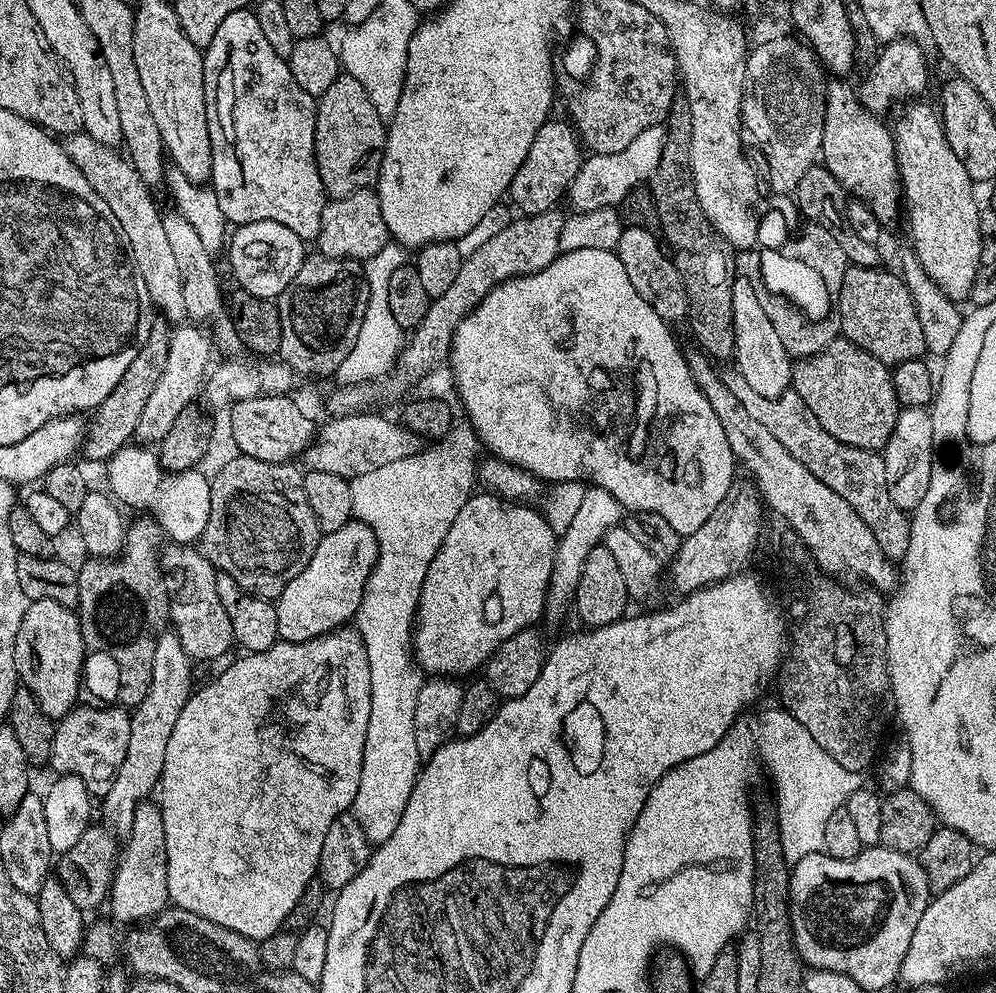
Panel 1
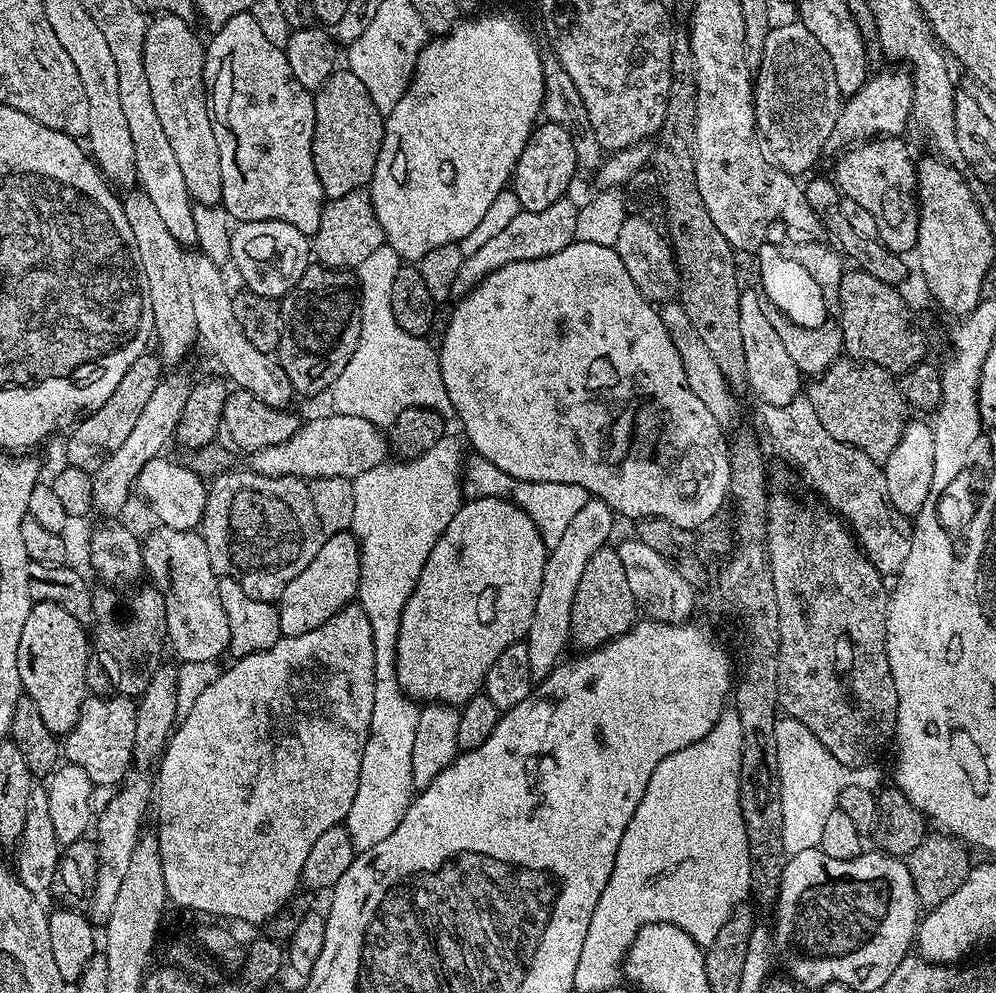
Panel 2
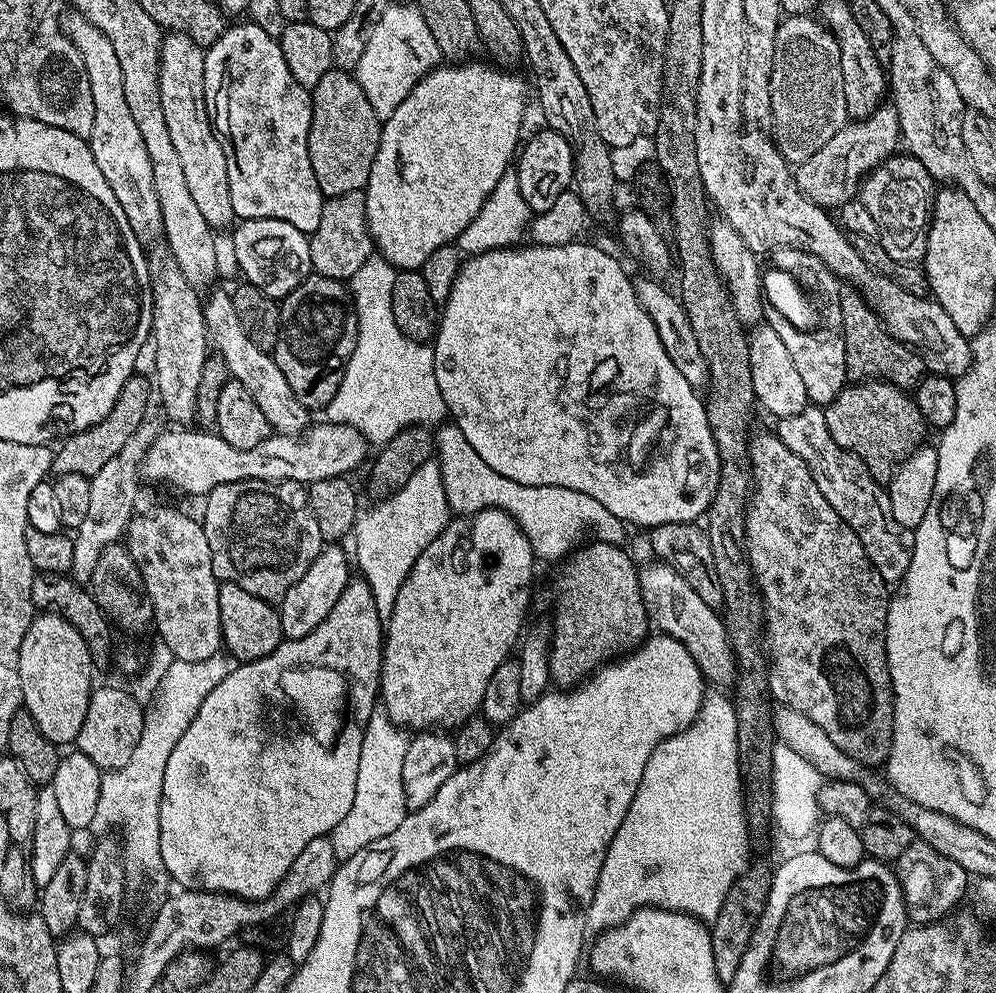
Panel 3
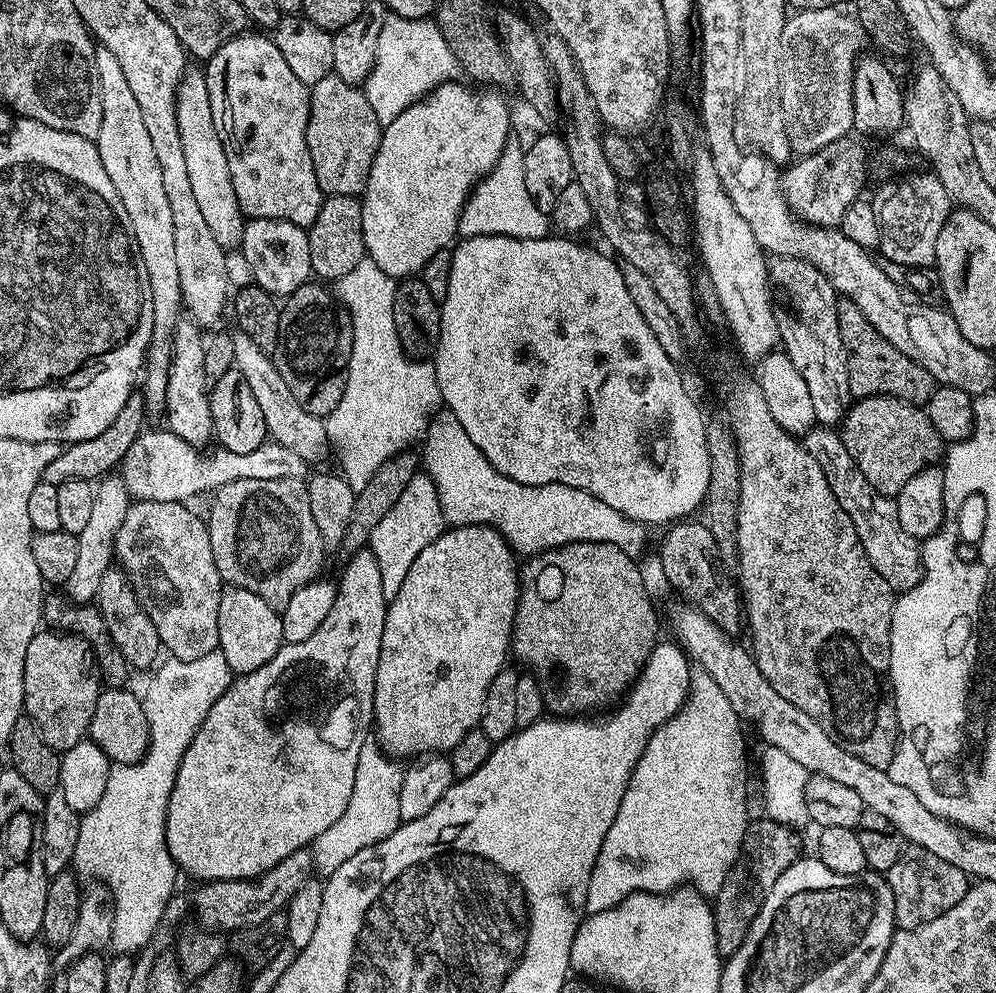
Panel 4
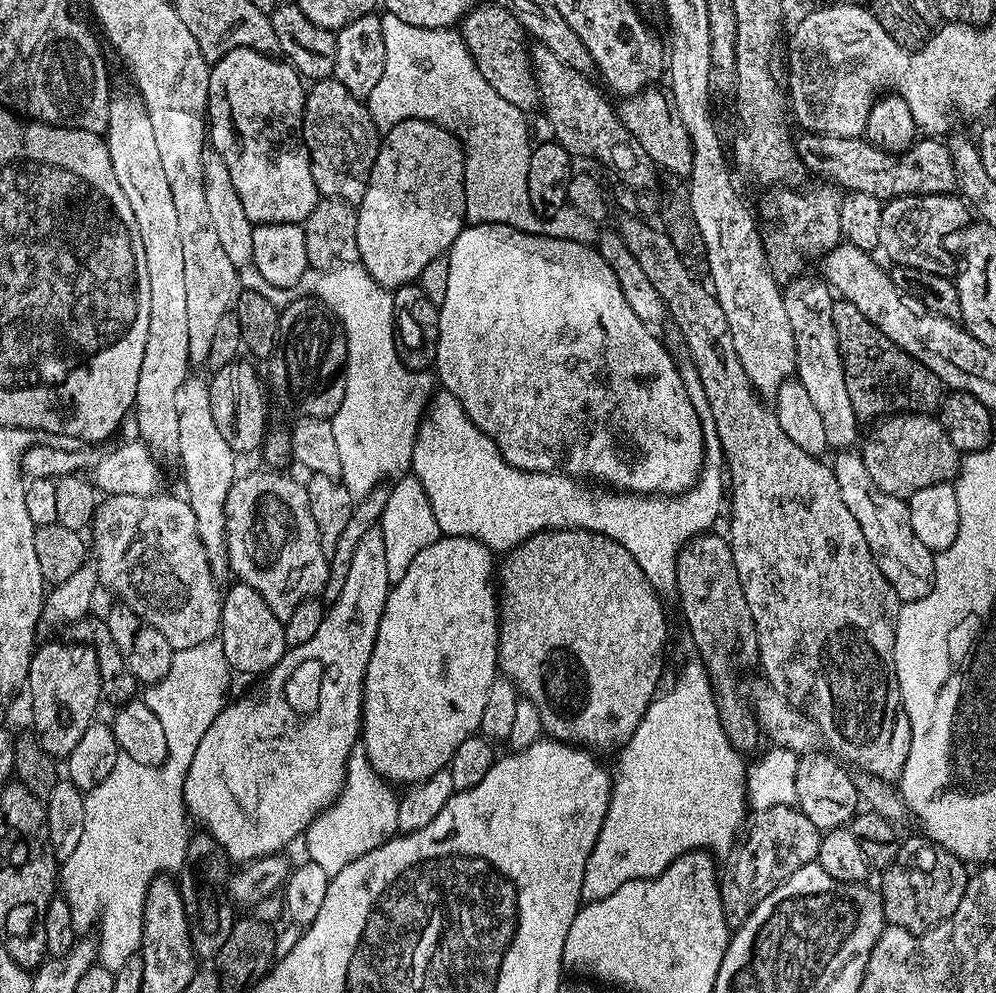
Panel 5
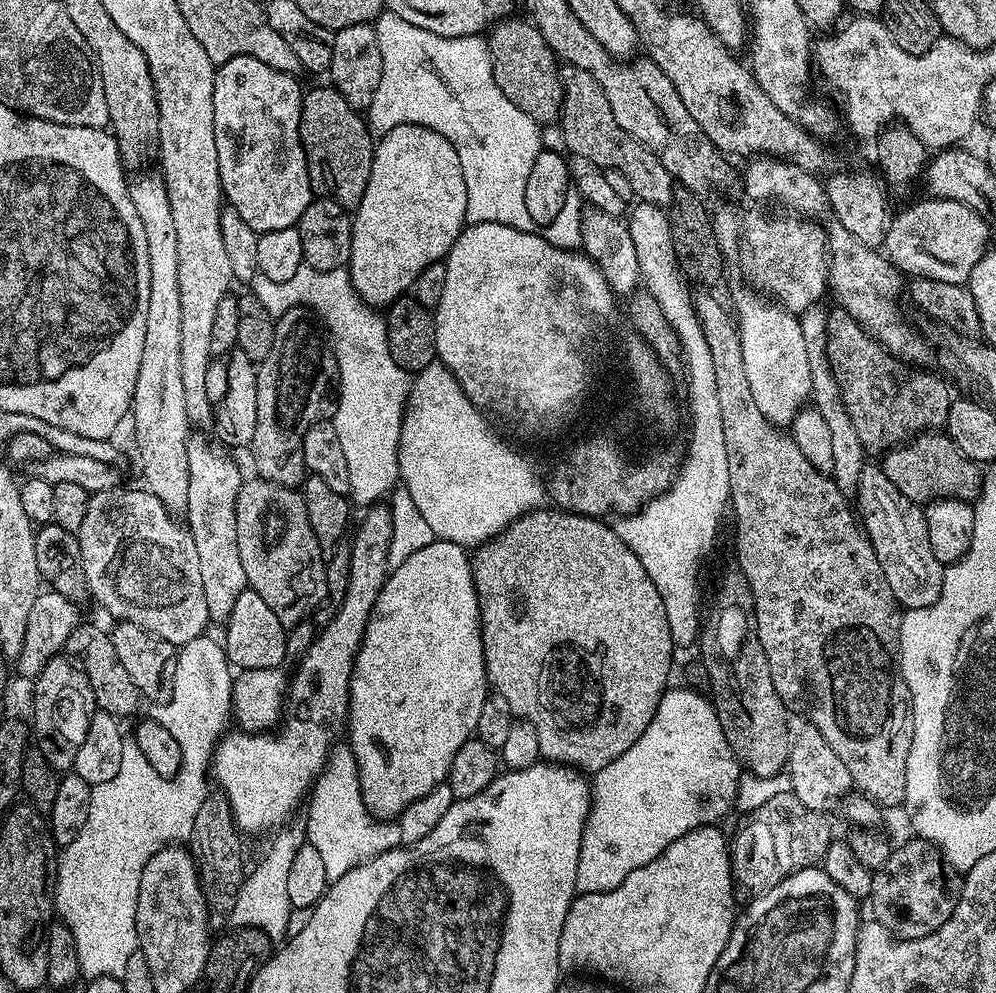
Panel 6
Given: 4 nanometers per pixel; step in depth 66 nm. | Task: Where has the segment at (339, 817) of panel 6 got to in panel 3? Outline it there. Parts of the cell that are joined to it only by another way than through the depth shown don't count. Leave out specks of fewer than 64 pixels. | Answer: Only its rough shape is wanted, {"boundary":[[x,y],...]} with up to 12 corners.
{"boundary":[[373,712],[350,814],[330,839],[337,861],[398,830],[409,810],[410,736]]}

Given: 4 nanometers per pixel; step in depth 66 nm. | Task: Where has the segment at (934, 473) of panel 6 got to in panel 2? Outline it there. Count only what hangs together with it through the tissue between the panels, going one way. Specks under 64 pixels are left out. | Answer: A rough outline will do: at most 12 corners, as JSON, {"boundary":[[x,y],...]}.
{"boundary":[[840,358],[806,395],[830,438],[883,462],[910,409],[882,366]]}

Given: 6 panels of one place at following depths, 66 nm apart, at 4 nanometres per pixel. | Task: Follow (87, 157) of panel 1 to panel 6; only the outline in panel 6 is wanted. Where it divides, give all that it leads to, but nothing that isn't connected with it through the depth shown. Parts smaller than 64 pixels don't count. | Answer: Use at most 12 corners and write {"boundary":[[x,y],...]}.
{"boundary":[[188,442],[186,527],[208,619],[248,587],[238,558],[242,475],[215,443]]}

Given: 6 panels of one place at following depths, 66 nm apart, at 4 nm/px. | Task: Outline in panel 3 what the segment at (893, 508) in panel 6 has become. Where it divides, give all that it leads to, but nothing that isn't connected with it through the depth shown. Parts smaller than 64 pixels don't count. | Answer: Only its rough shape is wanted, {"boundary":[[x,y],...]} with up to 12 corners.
{"boundary":[[824,408],[781,419],[826,502],[885,582],[912,554],[888,489],[838,446]]}

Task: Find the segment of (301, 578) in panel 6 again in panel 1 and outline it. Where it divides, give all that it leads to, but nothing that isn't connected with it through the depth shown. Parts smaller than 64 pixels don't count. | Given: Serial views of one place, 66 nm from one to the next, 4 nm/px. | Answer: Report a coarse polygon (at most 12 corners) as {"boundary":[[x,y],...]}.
{"boundary":[[295,463],[211,477],[202,551],[275,601],[322,533]]}

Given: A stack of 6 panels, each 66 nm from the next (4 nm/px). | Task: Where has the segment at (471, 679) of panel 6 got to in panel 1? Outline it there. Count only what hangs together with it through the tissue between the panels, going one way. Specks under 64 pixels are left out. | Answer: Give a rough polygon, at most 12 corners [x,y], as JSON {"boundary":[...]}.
{"boundary":[[469,496],[422,582],[412,651],[483,669],[539,625],[557,533]]}

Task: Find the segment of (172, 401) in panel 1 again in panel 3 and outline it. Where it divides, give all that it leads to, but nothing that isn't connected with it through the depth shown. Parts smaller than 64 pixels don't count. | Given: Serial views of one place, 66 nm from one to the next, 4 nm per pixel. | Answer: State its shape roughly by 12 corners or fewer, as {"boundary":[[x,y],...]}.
{"boundary":[[146,418],[90,477],[72,579],[87,585],[127,533],[158,427]]}

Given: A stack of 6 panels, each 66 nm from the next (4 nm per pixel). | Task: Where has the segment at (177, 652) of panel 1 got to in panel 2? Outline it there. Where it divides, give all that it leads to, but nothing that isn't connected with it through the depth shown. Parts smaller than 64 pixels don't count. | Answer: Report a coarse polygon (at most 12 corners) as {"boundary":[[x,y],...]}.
{"boundary":[[176,668],[139,697],[133,769],[97,813],[89,901],[105,925],[151,807],[146,771],[177,723]]}

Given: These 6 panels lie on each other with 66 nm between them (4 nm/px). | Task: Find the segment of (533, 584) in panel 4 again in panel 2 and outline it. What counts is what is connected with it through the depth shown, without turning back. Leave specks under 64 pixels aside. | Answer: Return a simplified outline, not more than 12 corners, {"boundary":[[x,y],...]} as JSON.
{"boundary":[[615,547],[586,562],[570,614],[577,649],[601,648],[637,623]]}

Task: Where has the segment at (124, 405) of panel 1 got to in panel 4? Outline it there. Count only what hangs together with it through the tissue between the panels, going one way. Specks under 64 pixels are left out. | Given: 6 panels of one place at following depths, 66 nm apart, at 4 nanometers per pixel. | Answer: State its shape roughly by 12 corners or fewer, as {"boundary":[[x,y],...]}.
{"boundary":[[134,394],[102,434],[65,446],[42,479],[96,482],[145,431]]}

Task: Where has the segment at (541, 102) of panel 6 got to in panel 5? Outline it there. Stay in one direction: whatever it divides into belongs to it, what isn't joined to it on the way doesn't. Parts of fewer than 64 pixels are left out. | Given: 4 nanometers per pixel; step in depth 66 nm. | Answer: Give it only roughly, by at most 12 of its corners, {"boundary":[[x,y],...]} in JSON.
{"boundary":[[477,3],[458,31],[482,78],[525,114],[541,107],[526,33]]}

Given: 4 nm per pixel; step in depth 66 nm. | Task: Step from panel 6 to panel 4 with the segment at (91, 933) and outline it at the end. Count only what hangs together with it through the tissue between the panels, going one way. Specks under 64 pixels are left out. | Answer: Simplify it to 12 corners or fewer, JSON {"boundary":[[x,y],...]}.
{"boundary":[[219,650],[168,658],[142,691],[148,753],[109,771],[71,862],[104,884],[120,954],[172,896],[167,806],[234,679]]}

